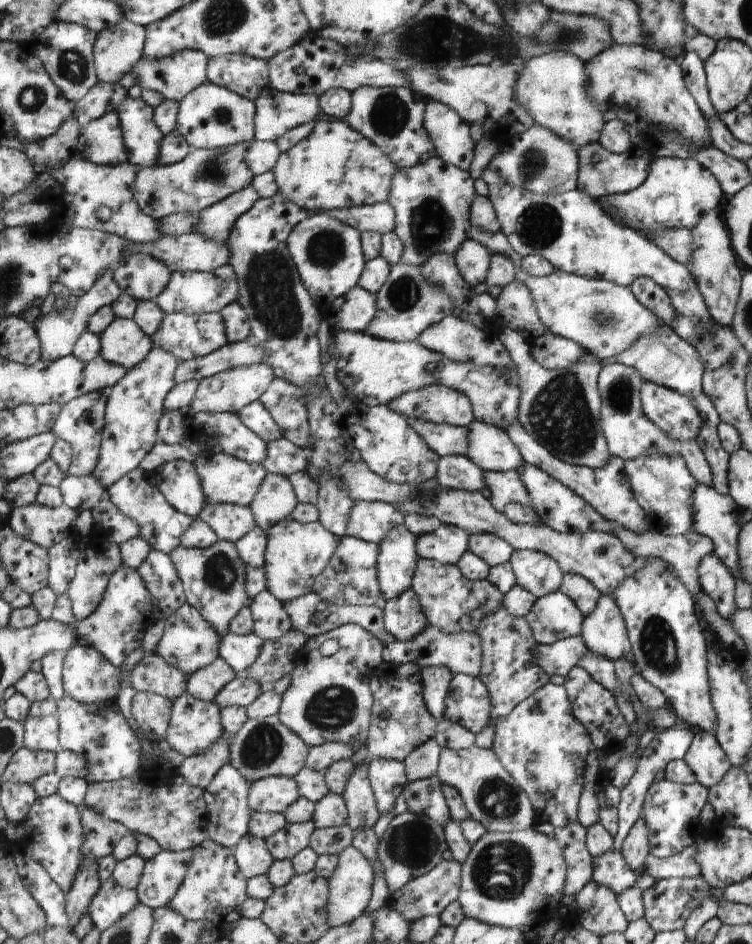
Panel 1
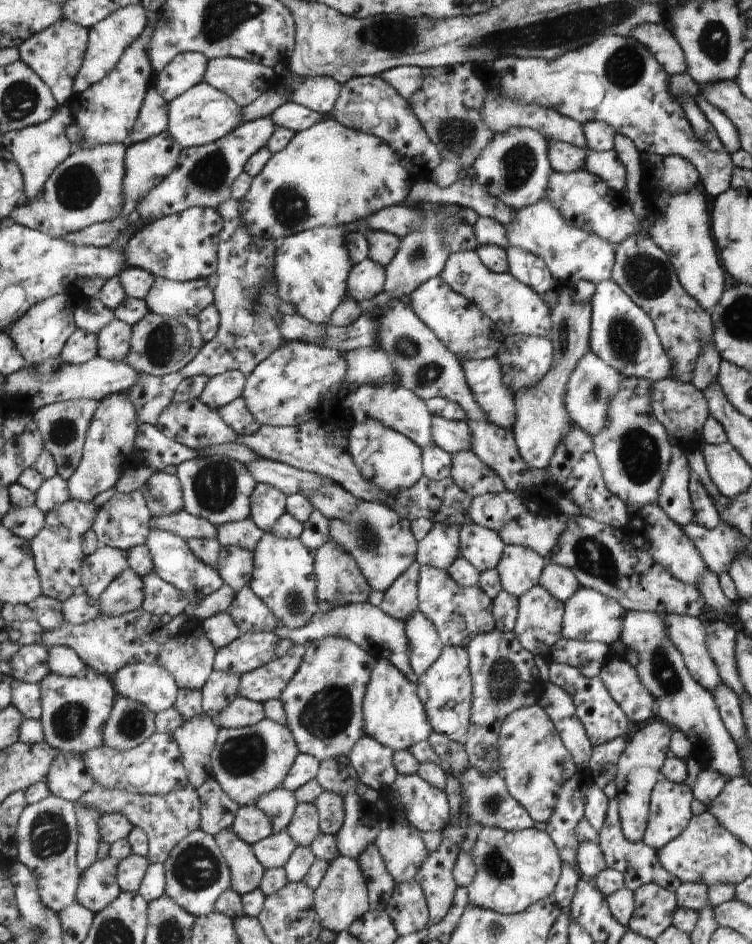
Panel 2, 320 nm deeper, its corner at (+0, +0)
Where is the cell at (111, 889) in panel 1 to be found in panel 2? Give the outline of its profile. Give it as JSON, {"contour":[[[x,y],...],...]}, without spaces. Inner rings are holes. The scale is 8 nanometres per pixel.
{"contour":[[[114,857],[97,858],[81,873],[76,900],[94,914],[106,908],[121,892],[116,880],[117,861]]]}

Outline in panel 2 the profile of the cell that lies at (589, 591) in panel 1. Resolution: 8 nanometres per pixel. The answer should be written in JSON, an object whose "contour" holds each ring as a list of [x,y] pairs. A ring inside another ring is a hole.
{"contour":[[[547,561],[540,576],[540,586],[545,588],[554,598],[565,603],[580,588],[577,575],[569,569],[552,561]]]}

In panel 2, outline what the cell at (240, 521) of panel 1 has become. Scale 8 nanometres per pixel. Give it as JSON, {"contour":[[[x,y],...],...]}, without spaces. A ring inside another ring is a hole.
{"contour":[[[250,517],[244,521],[217,526],[217,539],[221,546],[248,549],[251,553],[260,544],[264,531]]]}

